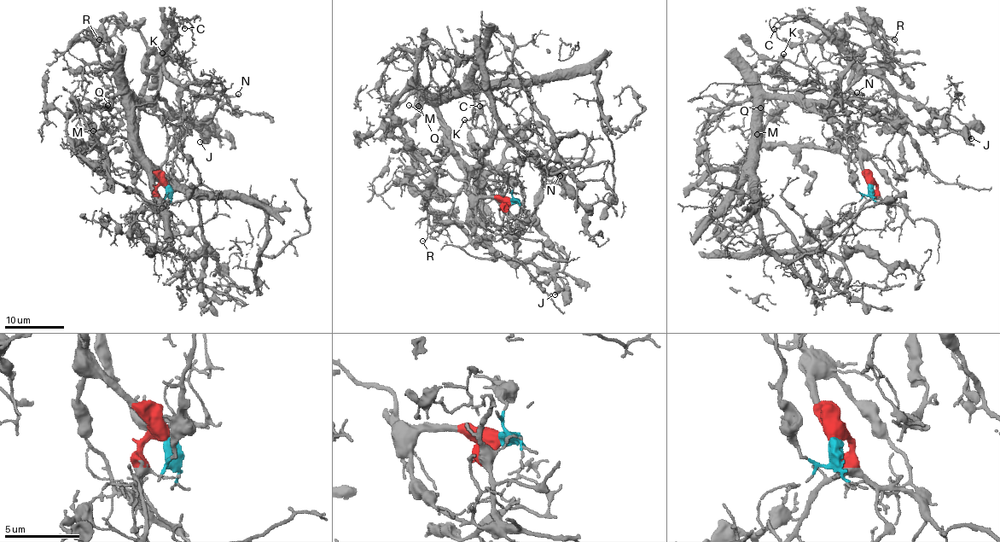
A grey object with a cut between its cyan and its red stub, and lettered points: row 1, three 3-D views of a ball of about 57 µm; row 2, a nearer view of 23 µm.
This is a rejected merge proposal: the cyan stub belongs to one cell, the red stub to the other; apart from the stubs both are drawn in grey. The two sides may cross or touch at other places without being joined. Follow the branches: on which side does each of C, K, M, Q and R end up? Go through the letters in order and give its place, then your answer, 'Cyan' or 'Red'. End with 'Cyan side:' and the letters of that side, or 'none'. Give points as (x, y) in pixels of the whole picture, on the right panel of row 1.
C: Place: (774, 29). Cyan
K: Place: (783, 54). Cyan
M: Place: (757, 134). Red
Q: Place: (760, 107). Red
R: Place: (894, 39). Red
Cyan side: C, K

